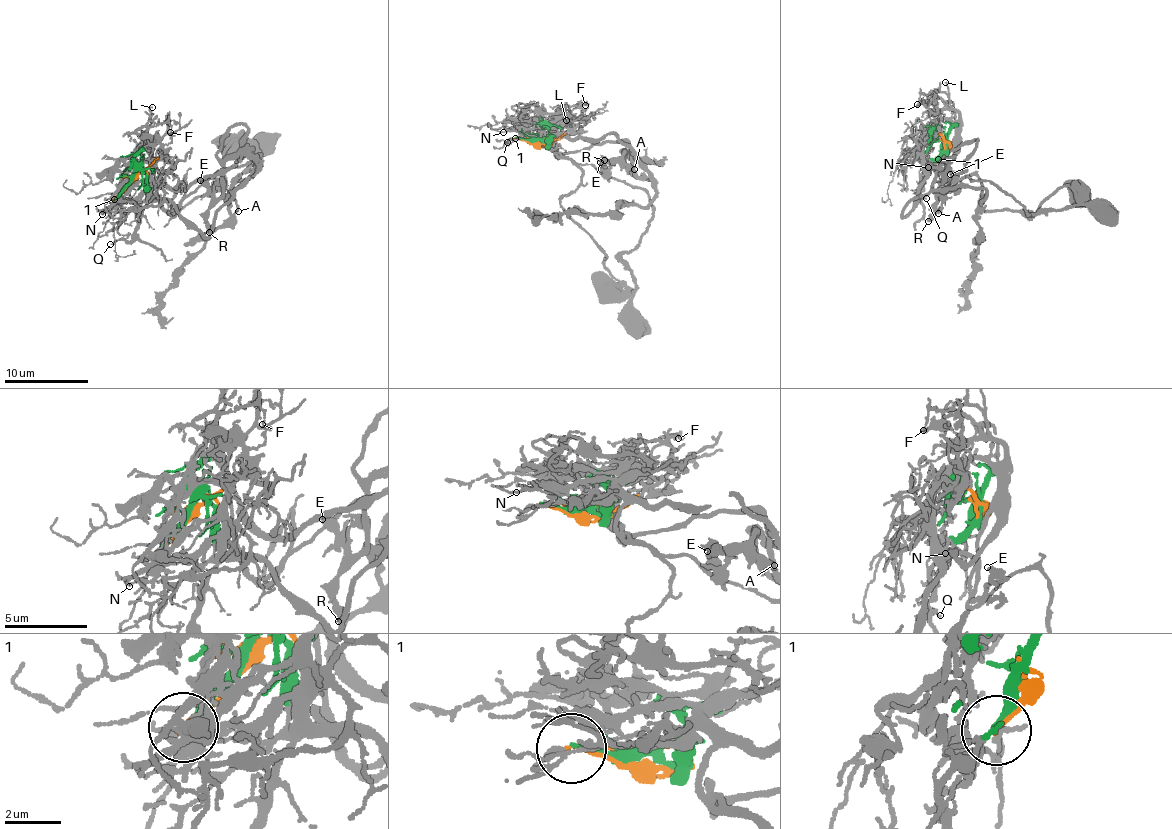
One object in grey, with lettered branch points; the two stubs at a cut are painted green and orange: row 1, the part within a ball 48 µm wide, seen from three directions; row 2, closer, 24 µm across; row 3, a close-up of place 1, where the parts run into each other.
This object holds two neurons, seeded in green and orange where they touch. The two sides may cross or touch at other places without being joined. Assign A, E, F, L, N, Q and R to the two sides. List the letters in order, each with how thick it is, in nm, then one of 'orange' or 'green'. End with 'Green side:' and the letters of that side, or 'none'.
A: calibre 190 nm; green
E: calibre 440 nm; green
F: calibre 120 nm; green
L: calibre 120 nm; green
N: calibre 160 nm; orange
Q: calibre 110 nm; orange
R: calibre 440 nm; green
Green side: A, E, F, L, R

